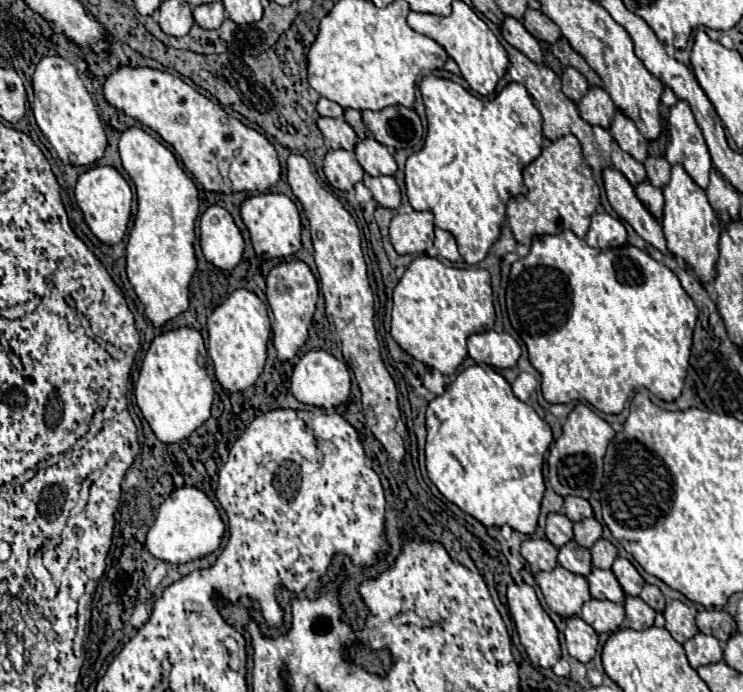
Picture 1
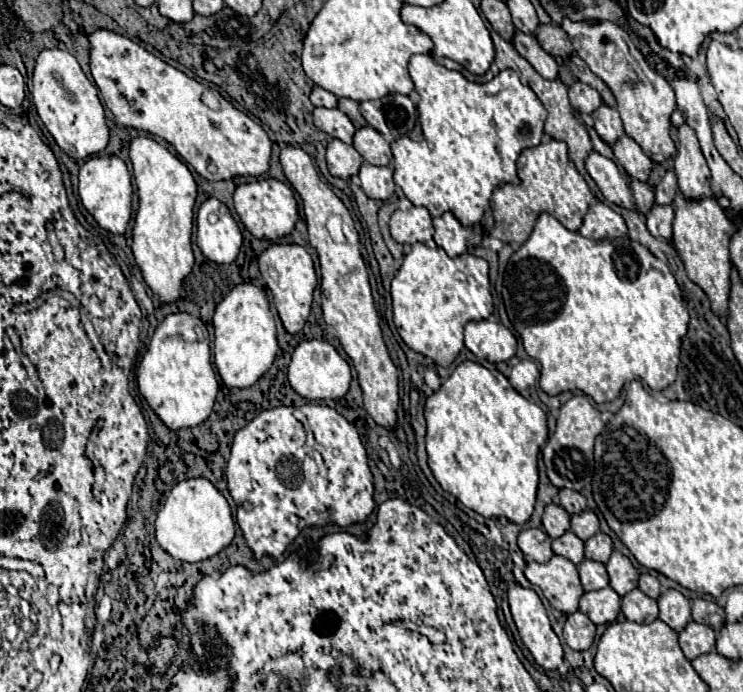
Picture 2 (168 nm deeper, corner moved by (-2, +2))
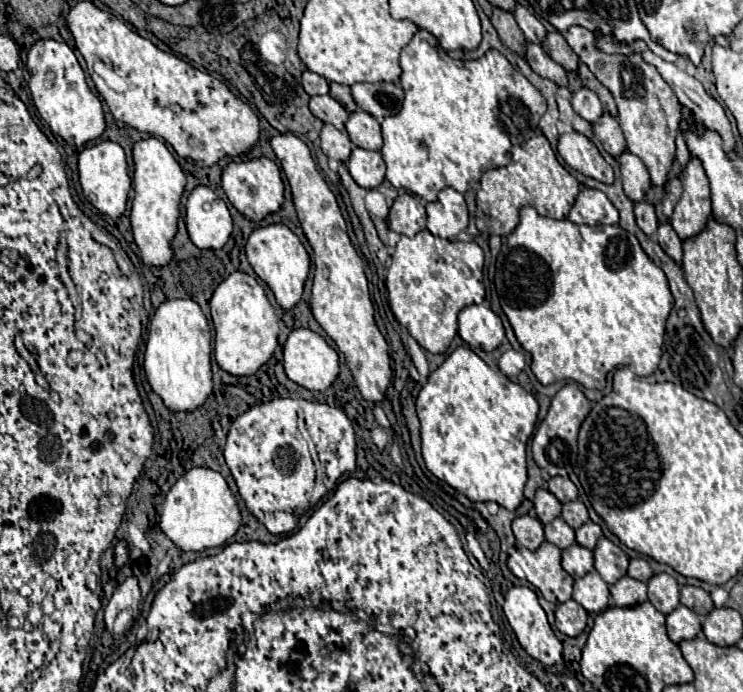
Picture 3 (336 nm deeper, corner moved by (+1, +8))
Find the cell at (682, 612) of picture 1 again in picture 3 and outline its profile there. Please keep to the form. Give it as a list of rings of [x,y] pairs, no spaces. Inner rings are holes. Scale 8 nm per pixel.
[[[668,573],[654,575],[648,581],[648,601],[664,615],[672,613],[680,605],[678,583]]]

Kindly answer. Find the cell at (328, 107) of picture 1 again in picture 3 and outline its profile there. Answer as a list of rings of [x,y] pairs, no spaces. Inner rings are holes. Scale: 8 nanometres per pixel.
[[[312,71],[302,73],[302,87],[308,95],[328,95],[328,91],[330,91],[328,81]]]

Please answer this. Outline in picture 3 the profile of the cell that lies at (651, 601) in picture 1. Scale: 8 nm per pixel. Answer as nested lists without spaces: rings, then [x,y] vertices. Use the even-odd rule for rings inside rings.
[[[632,559],[632,561],[630,561],[630,567],[628,567],[628,575],[630,575],[632,579],[638,579],[638,581],[642,581],[642,583],[648,583],[648,579],[650,579],[654,573],[652,573],[650,565],[648,565],[644,559]]]

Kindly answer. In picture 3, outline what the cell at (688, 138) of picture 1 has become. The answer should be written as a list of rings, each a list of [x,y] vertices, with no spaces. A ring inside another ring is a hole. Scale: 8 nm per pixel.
[[[700,159],[688,161],[682,171],[682,197],[672,213],[672,227],[680,239],[688,239],[700,233],[706,227],[706,221],[712,213],[710,207],[710,187]]]

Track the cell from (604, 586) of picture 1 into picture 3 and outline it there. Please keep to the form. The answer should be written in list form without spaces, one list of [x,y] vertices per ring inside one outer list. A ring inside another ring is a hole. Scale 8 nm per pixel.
[[[572,545],[568,549],[562,551],[562,567],[564,571],[568,571],[574,579],[584,577],[586,573],[594,571],[594,563],[592,563],[592,551],[580,545]]]

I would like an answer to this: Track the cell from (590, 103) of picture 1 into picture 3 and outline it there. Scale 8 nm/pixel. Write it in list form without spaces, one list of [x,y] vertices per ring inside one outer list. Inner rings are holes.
[[[604,111],[600,115],[600,119],[596,121],[596,125],[592,125],[592,127],[594,127],[594,135],[598,137],[602,147],[612,157],[618,157],[626,149],[626,141],[624,141],[624,133],[620,129],[620,123],[612,115],[608,115],[608,111]]]

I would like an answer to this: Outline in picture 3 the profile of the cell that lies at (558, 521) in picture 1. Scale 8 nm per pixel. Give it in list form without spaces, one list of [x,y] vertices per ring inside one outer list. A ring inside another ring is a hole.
[[[538,489],[534,497],[534,509],[538,519],[546,525],[546,523],[552,523],[552,519],[560,517],[562,503],[548,489]]]

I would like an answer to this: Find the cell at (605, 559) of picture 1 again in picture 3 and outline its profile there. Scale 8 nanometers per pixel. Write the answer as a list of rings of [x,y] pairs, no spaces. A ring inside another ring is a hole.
[[[588,521],[588,523],[584,523],[582,527],[576,529],[576,543],[582,545],[582,547],[594,549],[600,537],[602,537],[602,529],[592,521]]]

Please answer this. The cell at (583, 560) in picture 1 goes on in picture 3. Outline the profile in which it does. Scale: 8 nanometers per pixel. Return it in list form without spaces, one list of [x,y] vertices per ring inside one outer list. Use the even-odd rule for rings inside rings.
[[[562,517],[544,525],[544,533],[546,533],[546,541],[560,549],[568,549],[574,543],[574,529]]]

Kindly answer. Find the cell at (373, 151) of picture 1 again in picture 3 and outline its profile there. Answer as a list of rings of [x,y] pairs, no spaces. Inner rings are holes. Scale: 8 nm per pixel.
[[[360,109],[354,111],[348,117],[346,131],[350,135],[350,141],[356,147],[370,149],[370,151],[380,151],[380,147],[382,147],[382,131],[380,131],[380,125],[366,111],[360,111]]]

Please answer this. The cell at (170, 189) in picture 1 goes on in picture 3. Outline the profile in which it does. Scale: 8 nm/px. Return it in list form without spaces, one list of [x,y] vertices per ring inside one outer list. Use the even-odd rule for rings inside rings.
[[[146,137],[134,143],[134,201],[130,209],[130,223],[134,243],[140,249],[144,265],[164,267],[174,259],[172,239],[178,231],[180,199],[186,187],[186,173],[182,171],[176,157],[156,137]]]

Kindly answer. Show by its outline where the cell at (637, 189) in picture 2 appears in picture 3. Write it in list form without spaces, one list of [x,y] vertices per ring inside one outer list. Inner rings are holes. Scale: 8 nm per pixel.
[[[640,201],[634,205],[634,217],[636,217],[636,223],[638,227],[646,233],[646,235],[654,235],[656,227],[658,227],[658,219],[656,219],[656,213],[654,213],[654,207],[646,201]]]

